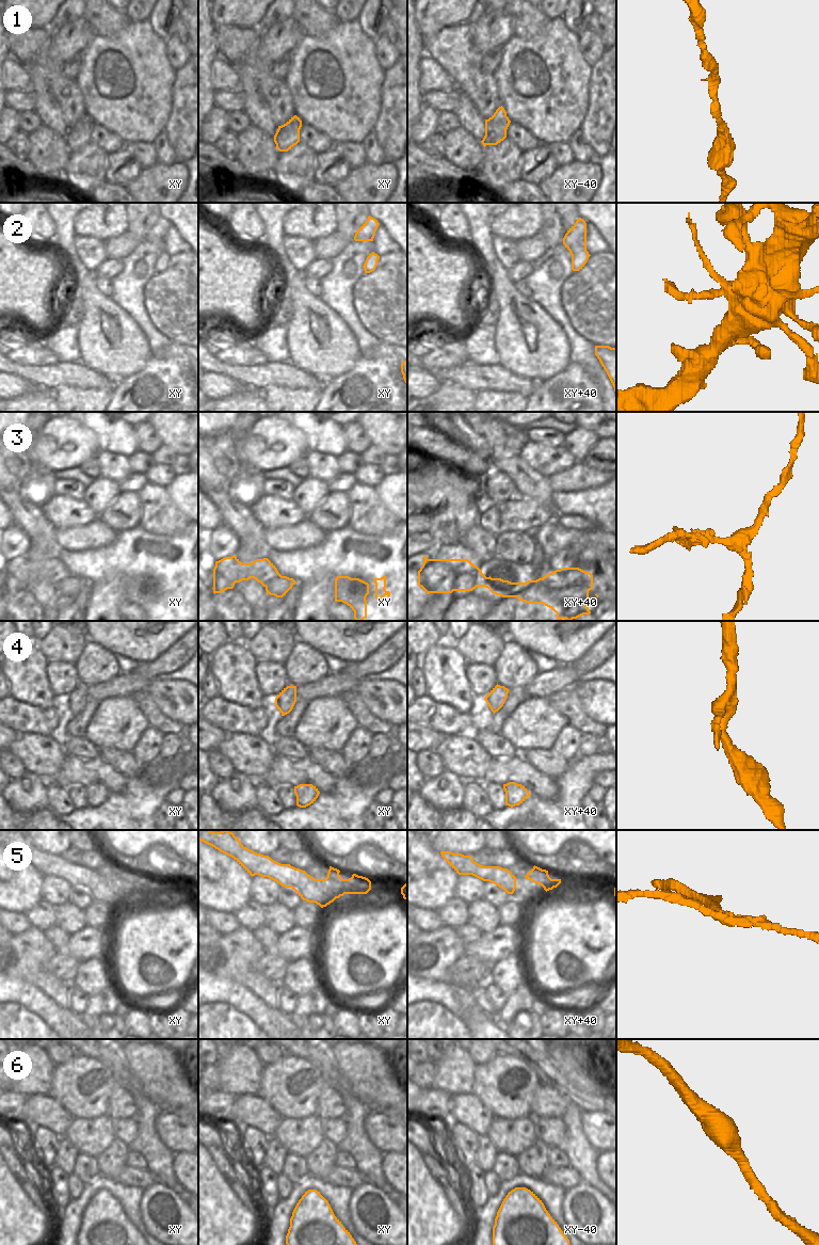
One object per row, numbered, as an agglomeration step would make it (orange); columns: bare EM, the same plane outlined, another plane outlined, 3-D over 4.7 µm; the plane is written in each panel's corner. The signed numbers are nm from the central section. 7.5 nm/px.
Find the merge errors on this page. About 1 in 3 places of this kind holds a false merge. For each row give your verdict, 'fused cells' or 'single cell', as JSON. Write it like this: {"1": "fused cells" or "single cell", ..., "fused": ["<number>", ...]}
{"1": "single cell", "2": "single cell", "3": "fused cells", "4": "single cell", "5": "fused cells", "6": "fused cells", "fused": ["3", "5", "6"]}

